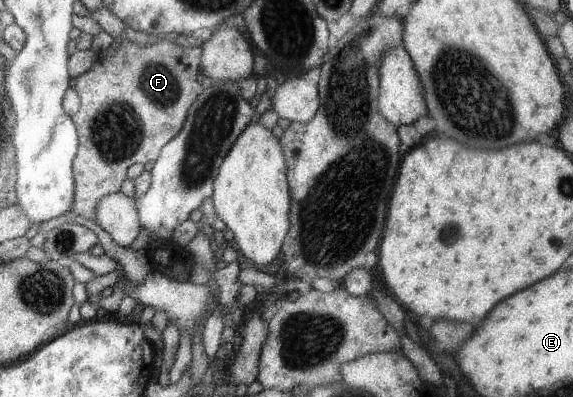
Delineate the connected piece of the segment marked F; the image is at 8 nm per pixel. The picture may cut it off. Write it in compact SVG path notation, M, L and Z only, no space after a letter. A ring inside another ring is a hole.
M122 37L112 55L101 53L88 71L69 78L69 87L79 97L78 111L71 117L78 134L78 147L71 163L74 191L69 211L84 217L86 221L95 221L96 203L104 195L120 189L122 181L126 179L126 169L133 163L154 161L162 146L180 131L188 108L203 90L200 83L200 54L201 46L178 46L167 37L146 47Z

